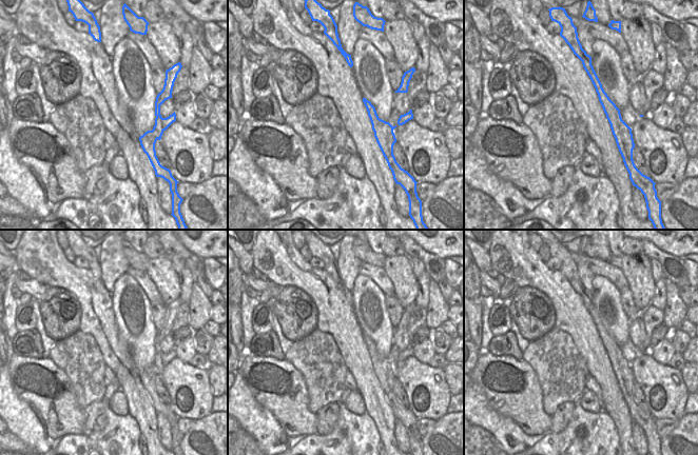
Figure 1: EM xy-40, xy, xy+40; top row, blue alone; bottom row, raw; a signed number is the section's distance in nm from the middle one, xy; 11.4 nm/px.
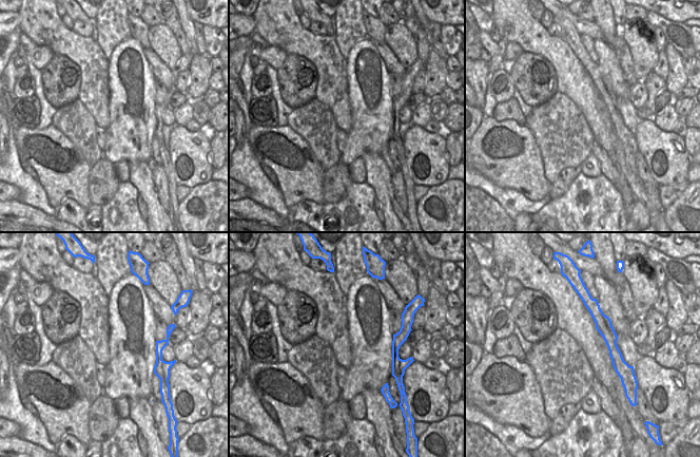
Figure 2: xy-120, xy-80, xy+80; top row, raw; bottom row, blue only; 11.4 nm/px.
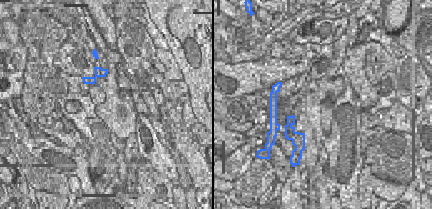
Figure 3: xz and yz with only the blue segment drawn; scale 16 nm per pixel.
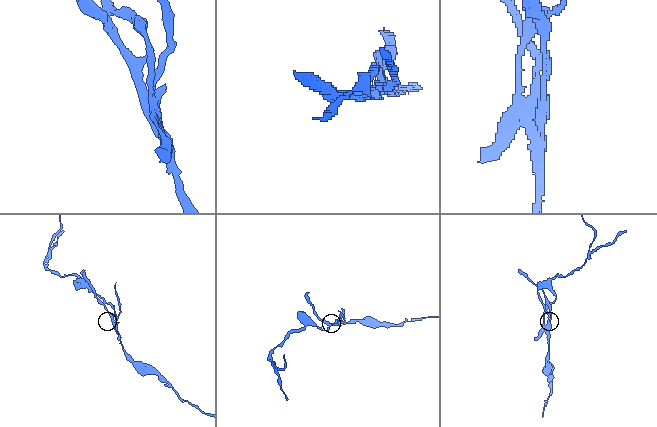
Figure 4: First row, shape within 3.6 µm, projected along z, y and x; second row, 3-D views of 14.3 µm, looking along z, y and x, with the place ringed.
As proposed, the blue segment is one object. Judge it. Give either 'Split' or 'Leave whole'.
Split

